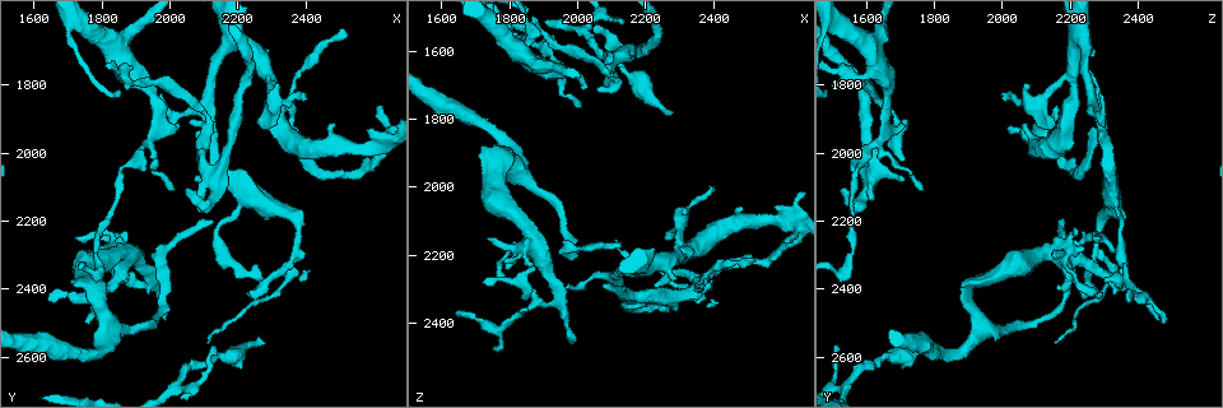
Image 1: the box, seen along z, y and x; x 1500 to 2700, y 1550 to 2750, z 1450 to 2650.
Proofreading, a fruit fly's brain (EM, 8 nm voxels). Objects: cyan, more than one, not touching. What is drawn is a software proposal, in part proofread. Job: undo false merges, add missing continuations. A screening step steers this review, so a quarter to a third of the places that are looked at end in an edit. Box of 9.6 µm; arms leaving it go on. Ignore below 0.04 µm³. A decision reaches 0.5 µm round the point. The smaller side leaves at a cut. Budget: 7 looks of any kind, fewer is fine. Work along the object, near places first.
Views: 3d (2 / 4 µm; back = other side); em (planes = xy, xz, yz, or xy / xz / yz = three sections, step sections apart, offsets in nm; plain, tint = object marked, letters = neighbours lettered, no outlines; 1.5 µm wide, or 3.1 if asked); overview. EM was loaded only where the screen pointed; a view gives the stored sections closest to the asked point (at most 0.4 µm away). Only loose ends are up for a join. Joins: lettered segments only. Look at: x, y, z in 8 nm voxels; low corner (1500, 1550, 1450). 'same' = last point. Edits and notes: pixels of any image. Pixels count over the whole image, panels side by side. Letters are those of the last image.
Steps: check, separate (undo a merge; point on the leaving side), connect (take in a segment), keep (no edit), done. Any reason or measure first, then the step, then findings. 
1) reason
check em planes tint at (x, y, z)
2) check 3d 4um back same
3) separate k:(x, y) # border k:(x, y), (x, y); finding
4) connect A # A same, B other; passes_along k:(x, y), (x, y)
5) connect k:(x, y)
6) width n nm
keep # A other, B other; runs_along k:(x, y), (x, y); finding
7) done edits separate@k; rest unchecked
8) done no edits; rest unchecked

abrupt turn
check 3d 2um at (1940, 2380, 2330)

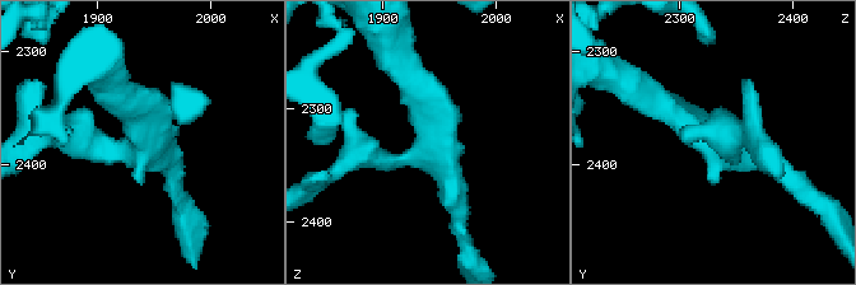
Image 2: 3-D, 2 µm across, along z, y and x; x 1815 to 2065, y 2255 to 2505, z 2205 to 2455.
check em planes letters at (1944, 2382, 2334)

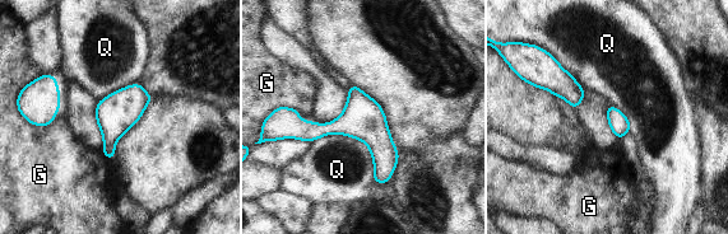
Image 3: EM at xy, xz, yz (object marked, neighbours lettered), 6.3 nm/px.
longest_contact Q 480 nm
keep # G other, Q other; border 3:(311, 141), (360, 139), (375, 182); continuous, no second neuron

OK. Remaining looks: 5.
an open end
check 3d 4um at (2280, 2560, 1790)

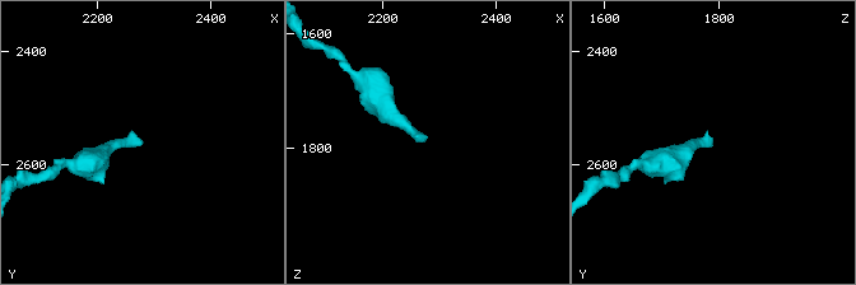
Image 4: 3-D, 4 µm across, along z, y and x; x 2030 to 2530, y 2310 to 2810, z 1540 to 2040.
need the tissue
check em planes tint at (2275, 2565, 1785)

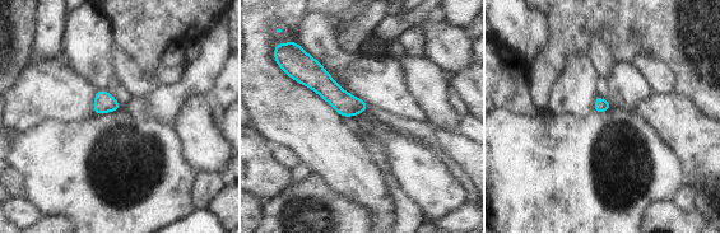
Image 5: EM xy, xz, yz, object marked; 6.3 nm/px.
see the neighbours
check em planes letters same

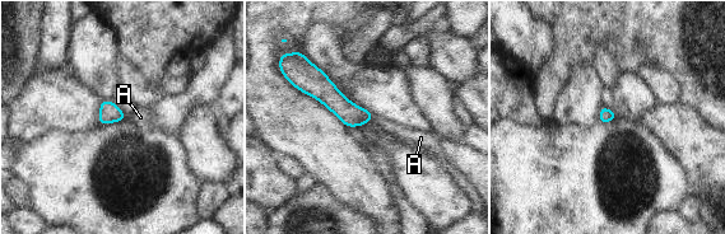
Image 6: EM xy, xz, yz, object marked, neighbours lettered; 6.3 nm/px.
connect A # A same; passes_along 6:(351, 115), (372, 117), (404, 132); it goes on there

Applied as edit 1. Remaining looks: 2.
done edits connect@6; rest unchecked

